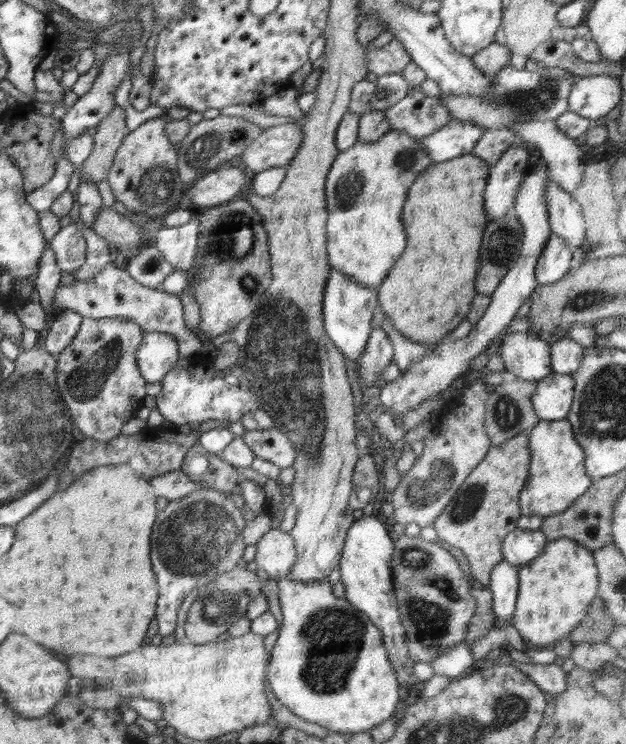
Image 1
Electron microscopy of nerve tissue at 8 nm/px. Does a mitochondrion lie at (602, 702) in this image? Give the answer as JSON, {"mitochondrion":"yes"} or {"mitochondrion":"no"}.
{"mitochondrion":"yes"}

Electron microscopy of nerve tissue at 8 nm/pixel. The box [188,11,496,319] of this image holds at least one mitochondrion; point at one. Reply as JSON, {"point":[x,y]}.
{"point":[237,236]}

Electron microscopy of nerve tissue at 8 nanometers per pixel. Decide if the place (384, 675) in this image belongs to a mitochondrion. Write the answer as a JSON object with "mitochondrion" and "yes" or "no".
{"mitochondrion":"no"}

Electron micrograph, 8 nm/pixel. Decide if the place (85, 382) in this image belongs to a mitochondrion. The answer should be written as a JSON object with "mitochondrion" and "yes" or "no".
{"mitochondrion":"yes"}

